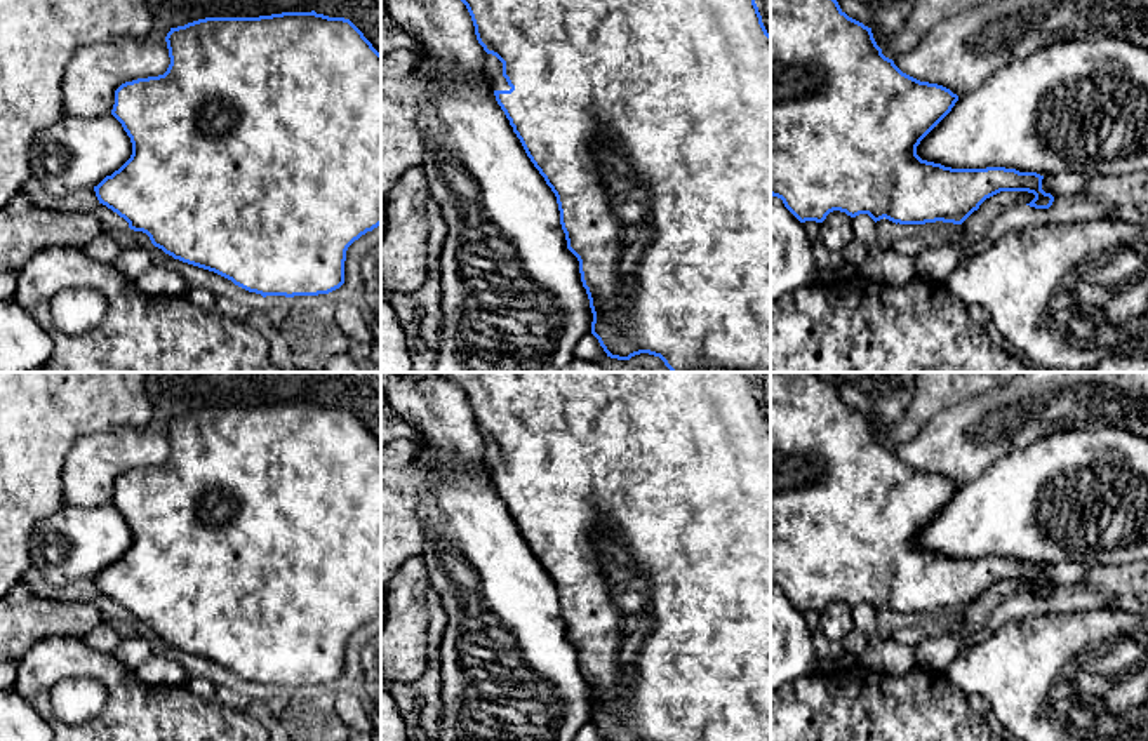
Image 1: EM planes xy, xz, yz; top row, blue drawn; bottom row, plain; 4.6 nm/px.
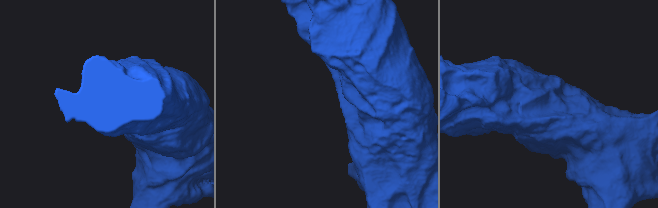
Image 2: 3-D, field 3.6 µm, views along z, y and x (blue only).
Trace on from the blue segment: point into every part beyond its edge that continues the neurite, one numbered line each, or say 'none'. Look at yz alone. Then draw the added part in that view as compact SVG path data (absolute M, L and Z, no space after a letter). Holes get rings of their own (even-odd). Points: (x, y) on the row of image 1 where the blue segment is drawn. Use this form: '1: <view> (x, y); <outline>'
none

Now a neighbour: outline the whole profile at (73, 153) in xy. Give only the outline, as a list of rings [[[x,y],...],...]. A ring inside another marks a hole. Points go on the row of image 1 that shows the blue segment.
[[[111,113],[94,118],[64,115],[35,134],[30,172],[50,197],[64,197],[97,186],[130,155],[130,137]]]

